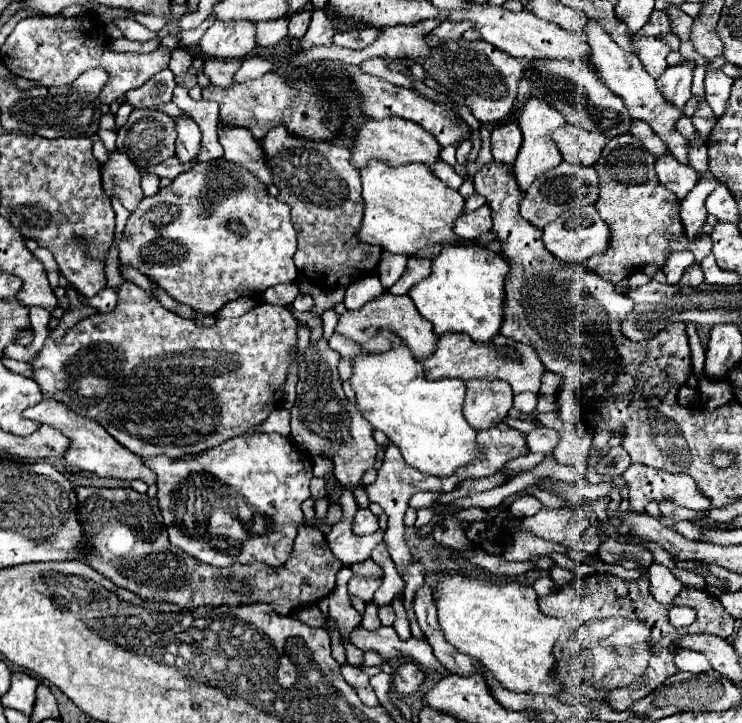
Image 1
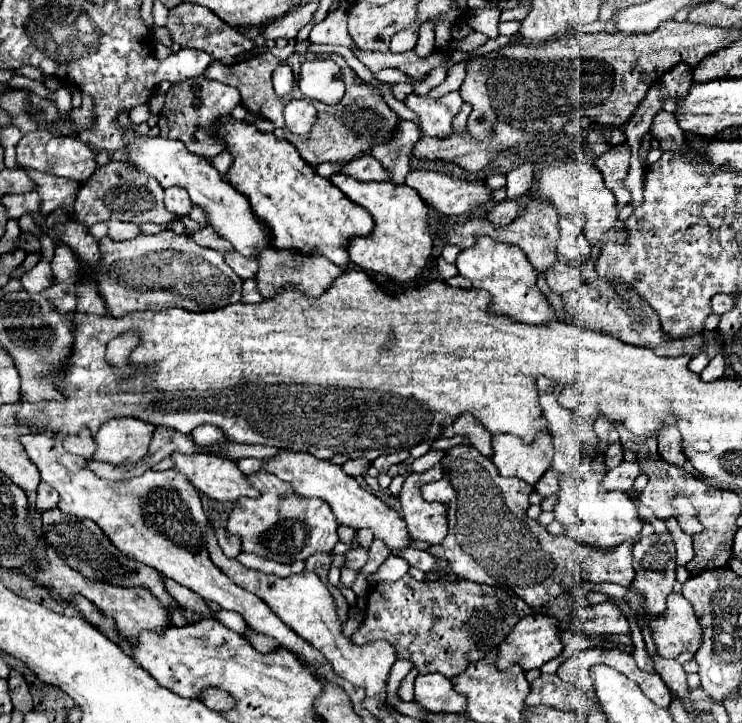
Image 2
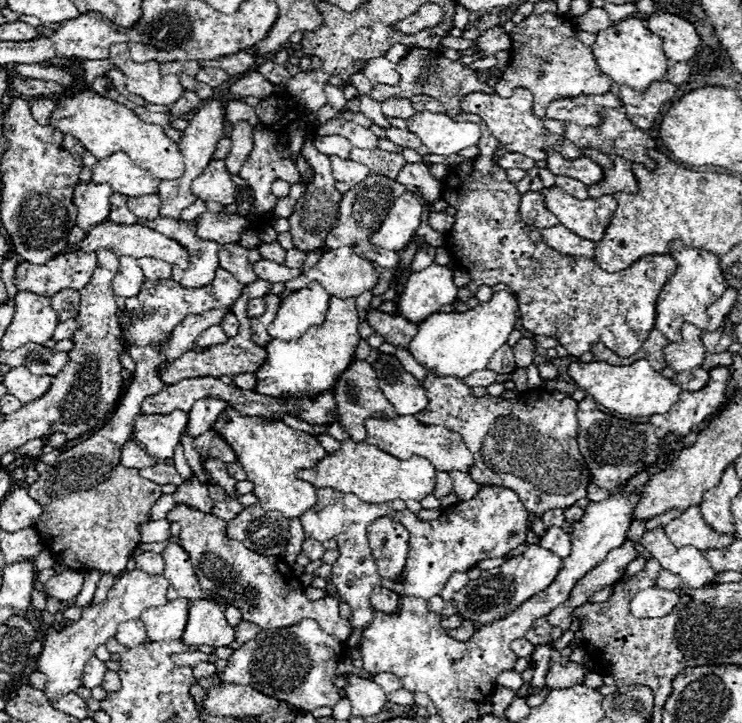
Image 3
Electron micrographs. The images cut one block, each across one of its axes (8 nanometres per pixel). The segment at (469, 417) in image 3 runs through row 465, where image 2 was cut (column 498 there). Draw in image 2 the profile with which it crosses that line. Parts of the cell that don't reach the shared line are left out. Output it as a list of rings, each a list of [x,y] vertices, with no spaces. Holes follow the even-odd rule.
[[[458,444],[452,450],[446,450],[442,478],[448,478],[454,464],[456,474],[452,474],[452,482],[456,482],[456,506],[448,514],[448,536],[442,544],[428,548],[428,554],[446,560],[446,566],[442,570],[426,572],[426,582],[456,574],[464,580],[512,590],[534,608],[550,602],[552,592],[570,590],[572,578],[592,584],[632,584],[632,548],[636,538],[632,538],[632,542],[622,542],[616,550],[592,550],[590,546],[572,542],[568,536],[552,536],[546,526],[526,516],[526,504],[530,504],[528,494],[534,490],[530,484],[520,482],[518,478],[498,478],[492,460],[480,454],[472,444]]]

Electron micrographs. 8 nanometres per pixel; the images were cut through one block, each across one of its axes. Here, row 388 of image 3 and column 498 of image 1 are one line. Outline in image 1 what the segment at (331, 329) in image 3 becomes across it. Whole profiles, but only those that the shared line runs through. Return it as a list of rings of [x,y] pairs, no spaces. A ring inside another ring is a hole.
[[[444,246],[440,254],[432,260],[432,272],[428,278],[418,282],[408,290],[408,296],[414,300],[418,312],[432,322],[436,334],[446,332],[464,332],[474,342],[488,342],[492,336],[498,334],[502,326],[502,304],[504,304],[504,280],[508,274],[506,260],[484,248],[484,246]]]

